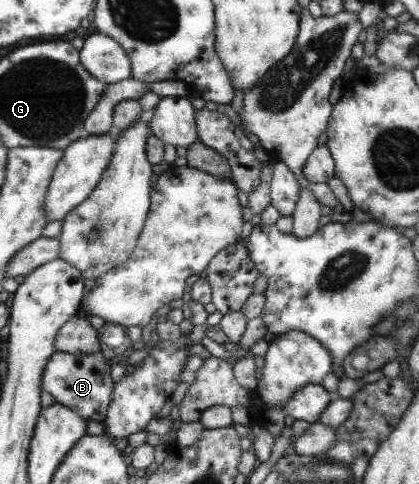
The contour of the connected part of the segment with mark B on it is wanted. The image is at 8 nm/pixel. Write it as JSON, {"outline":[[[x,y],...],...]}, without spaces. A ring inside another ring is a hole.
{"outline":[[[58,351],[46,368],[44,392],[50,393],[56,402],[73,408],[74,412],[86,420],[103,423],[109,413],[109,406],[113,403],[113,391],[116,387],[111,378],[112,364],[102,352],[70,354]]]}

